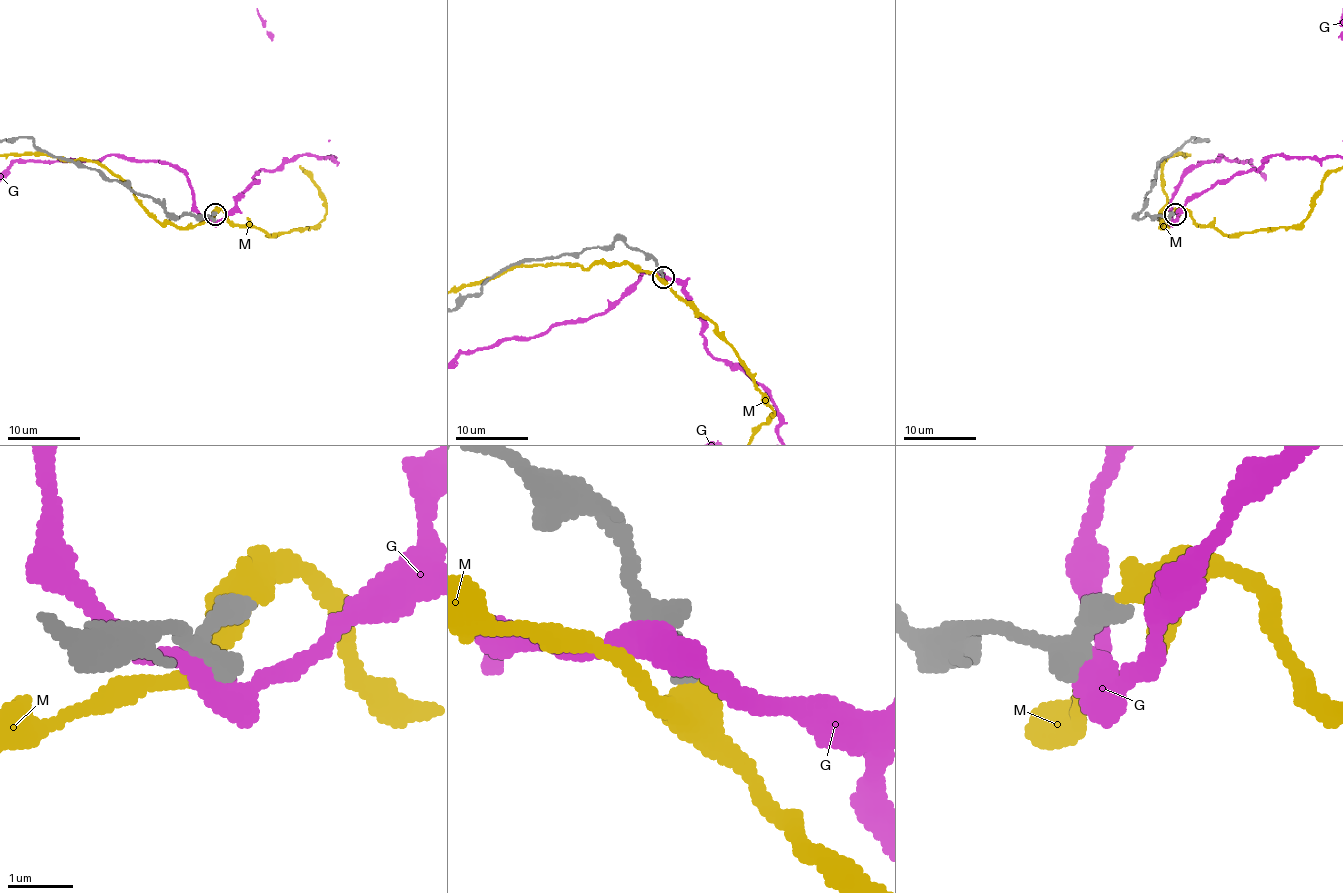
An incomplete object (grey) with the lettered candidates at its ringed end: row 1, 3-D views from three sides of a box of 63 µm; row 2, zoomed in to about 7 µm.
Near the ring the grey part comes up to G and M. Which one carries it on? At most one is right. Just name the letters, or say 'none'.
none

